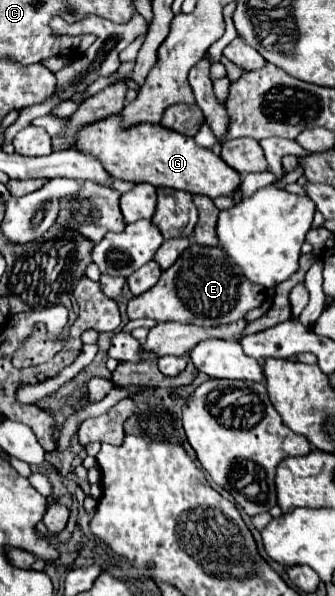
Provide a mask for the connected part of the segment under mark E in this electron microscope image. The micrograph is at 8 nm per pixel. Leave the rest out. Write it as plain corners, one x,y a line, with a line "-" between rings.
191,244
173,266
161,272
159,282
149,288
147,292
135,296
127,304
127,316
133,318
153,318
157,322
181,322
181,324
197,324
197,326
215,326
215,324
231,324
235,320
245,318
245,314
253,308
259,308
267,298
267,292
263,286
255,286
243,278
239,266
235,266
227,256
223,256
223,250
211,248
211,246
199,246

